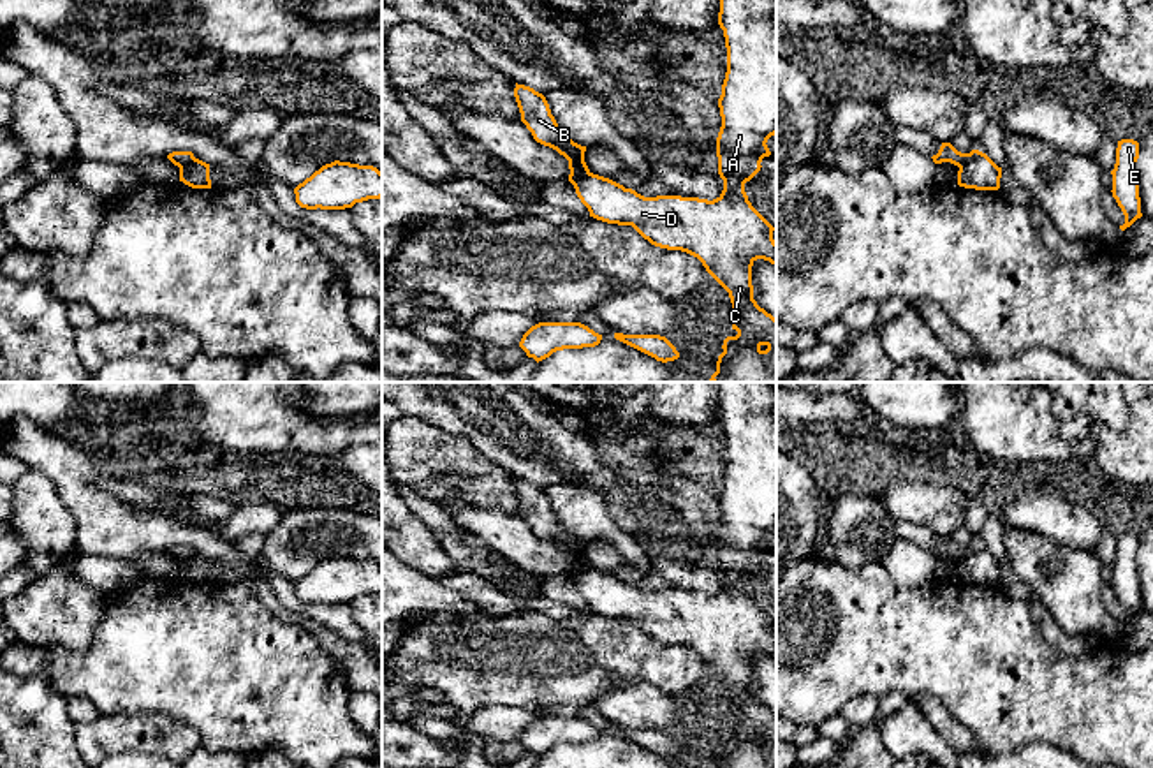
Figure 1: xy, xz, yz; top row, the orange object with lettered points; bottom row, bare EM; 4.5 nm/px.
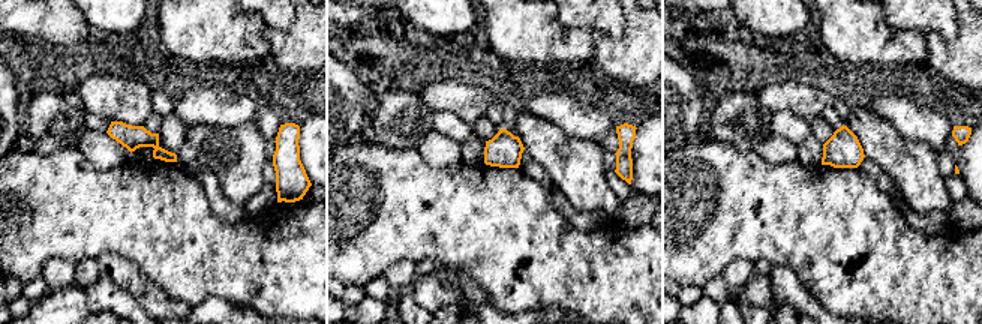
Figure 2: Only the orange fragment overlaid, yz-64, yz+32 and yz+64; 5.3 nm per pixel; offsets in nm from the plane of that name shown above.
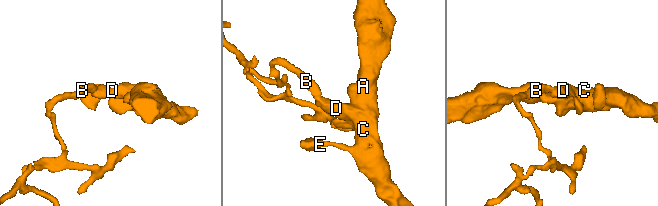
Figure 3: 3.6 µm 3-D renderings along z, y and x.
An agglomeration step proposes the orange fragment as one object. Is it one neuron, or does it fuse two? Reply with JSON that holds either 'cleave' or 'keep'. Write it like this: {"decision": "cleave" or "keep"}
{"decision": "cleave"}

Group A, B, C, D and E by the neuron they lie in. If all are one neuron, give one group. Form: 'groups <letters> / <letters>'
groups A C D E / B

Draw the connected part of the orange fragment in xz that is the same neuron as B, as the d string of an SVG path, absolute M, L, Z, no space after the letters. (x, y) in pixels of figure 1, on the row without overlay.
M518 479L514 491L521 507L521 516L532 527L533 534L556 544L569 555L569 576L576 580L590 567L584 557L586 541L574 537L556 518L546 491L530 481Z

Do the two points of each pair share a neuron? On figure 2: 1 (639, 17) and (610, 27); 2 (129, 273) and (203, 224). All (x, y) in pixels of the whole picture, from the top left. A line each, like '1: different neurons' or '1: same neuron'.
1: different neurons
2: different neurons

